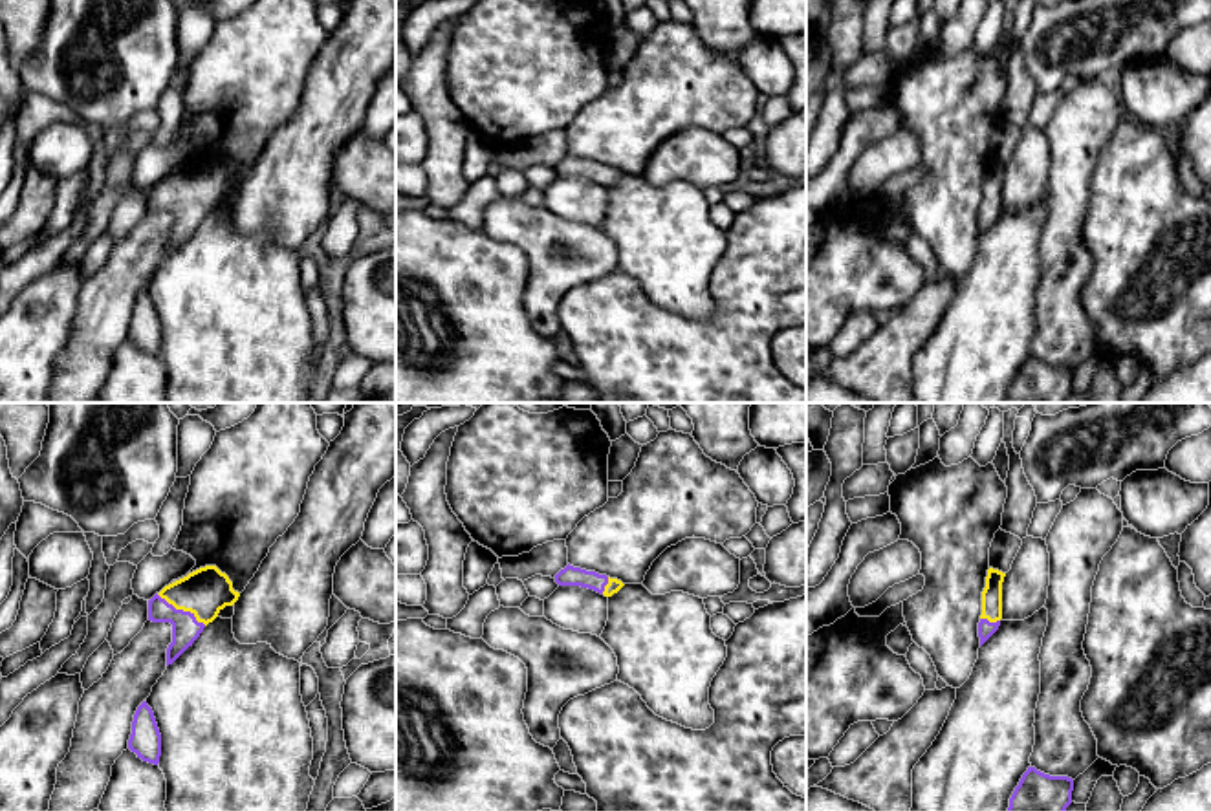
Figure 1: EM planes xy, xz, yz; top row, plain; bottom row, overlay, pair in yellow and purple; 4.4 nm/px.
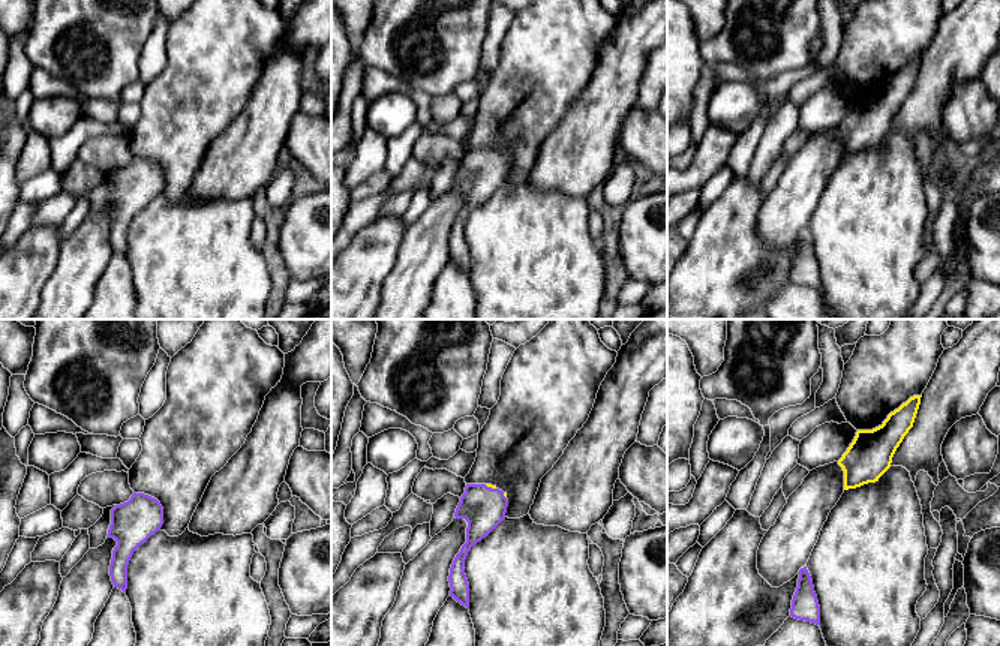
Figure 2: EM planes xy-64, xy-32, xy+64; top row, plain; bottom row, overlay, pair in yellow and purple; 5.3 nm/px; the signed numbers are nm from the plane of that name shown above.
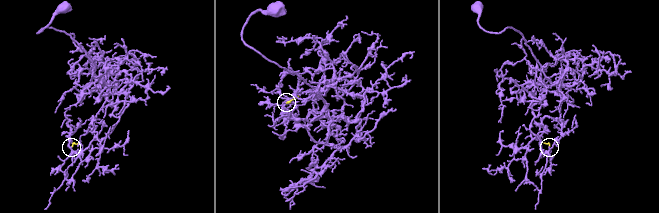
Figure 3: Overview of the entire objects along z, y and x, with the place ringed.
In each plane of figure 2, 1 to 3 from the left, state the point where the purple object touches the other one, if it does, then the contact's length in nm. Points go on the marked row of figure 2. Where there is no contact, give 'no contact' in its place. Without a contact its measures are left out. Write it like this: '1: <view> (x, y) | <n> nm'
1: no contact
2: xy-32 (491, 486) | 70 nm
3: no contact

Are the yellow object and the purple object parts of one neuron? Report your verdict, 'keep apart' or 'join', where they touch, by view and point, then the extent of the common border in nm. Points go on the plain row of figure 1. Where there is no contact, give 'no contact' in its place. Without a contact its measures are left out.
join; contact xy (182, 198); length 260 nm

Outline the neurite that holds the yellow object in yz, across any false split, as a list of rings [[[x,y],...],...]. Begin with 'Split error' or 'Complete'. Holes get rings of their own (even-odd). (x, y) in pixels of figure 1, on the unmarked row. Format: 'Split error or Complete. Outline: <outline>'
Split error. Outline: [[[989,157],[982,181],[982,205],[978,212],[980,236],[998,220],[1002,209],[1002,172],[1006,163]]]

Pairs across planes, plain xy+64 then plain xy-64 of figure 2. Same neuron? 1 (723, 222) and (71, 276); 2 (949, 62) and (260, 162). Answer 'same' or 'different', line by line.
1: different
2: same

